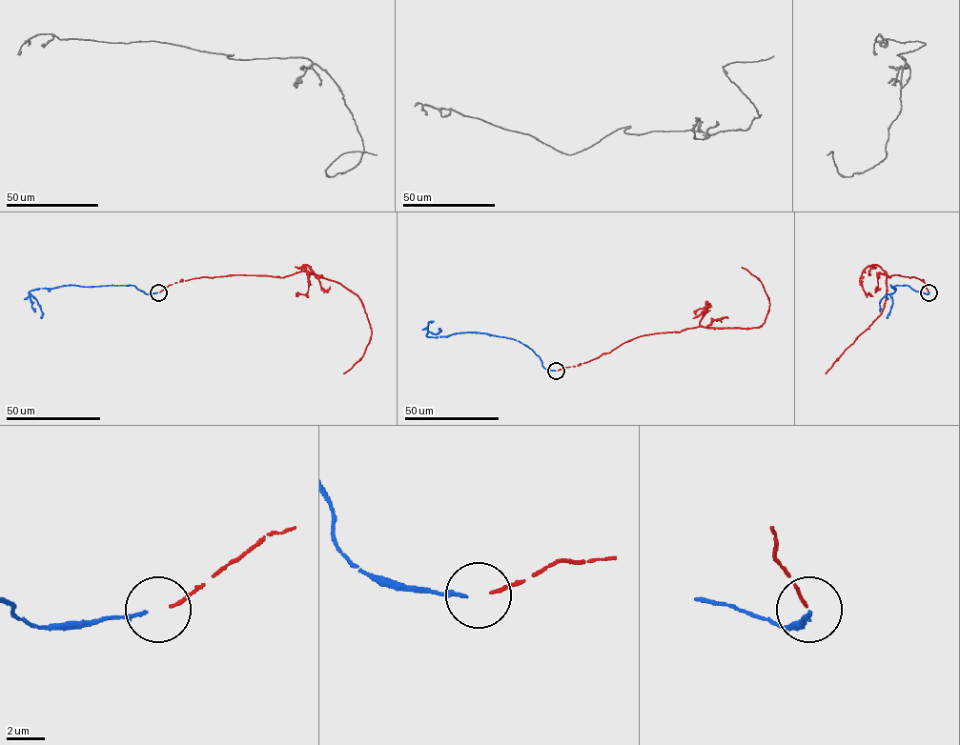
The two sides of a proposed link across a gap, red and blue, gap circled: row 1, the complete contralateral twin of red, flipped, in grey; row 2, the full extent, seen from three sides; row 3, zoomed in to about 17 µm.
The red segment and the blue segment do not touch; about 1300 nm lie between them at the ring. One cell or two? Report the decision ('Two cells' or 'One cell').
One cell

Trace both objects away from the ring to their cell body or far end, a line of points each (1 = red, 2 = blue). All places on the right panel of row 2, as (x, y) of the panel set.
1: (929, 292), (919, 278), (897, 274), (890, 277), (885, 271), (886, 299), (880, 314), (825, 373)
2: (929, 292), (916, 291), (908, 285), (890, 285), (895, 291), (890, 294), (892, 304), (887, 318)

